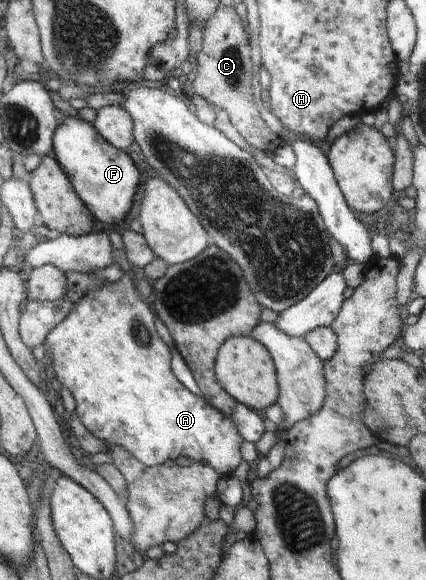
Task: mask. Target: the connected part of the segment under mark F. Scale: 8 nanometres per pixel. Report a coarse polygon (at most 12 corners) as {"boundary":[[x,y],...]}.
{"boundary":[[80,116],[52,152],[95,220],[116,224],[140,184],[129,153]]}

